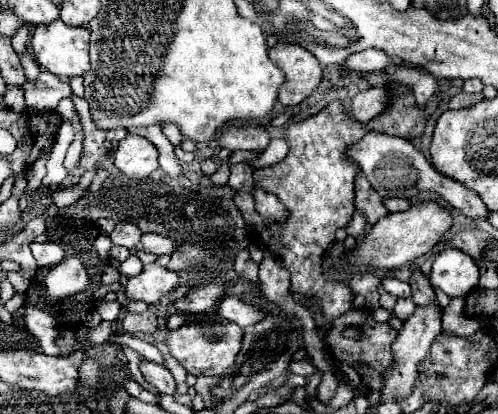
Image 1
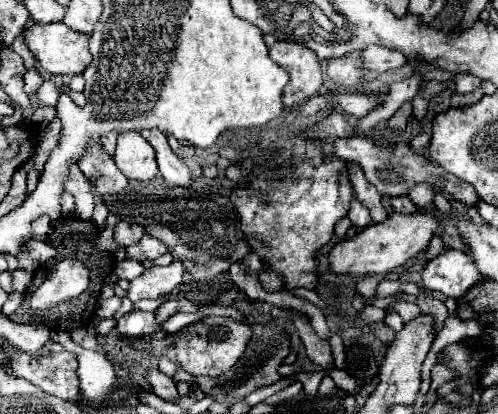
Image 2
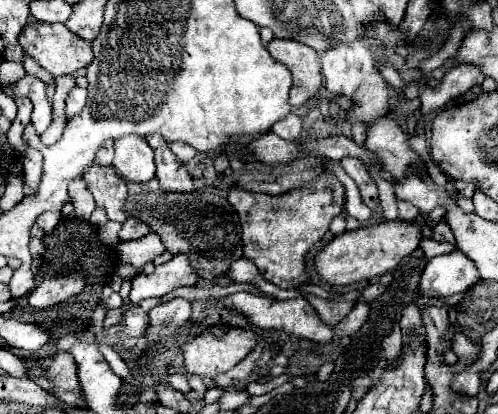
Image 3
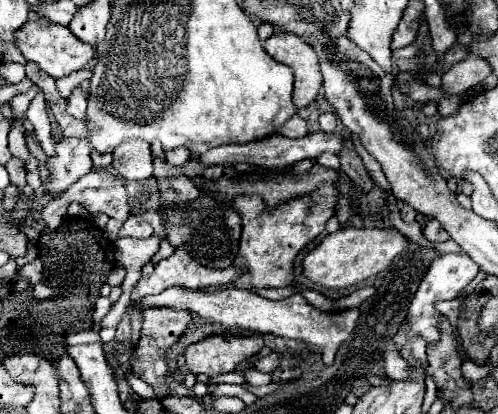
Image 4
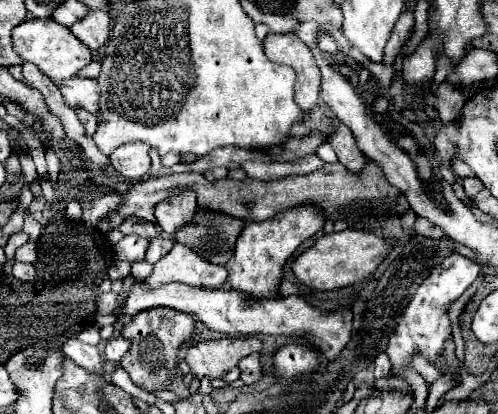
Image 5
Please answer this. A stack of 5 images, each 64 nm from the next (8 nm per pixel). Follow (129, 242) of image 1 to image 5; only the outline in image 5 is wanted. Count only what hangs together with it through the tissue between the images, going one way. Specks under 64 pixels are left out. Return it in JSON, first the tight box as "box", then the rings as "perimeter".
{"box":[108,216,157,245],"perimeter":[[[132,216],[132,218],[126,218],[116,230],[110,230],[108,238],[110,238],[110,244],[115,245],[120,238],[132,234],[151,240],[156,236],[157,231],[153,223]]]}

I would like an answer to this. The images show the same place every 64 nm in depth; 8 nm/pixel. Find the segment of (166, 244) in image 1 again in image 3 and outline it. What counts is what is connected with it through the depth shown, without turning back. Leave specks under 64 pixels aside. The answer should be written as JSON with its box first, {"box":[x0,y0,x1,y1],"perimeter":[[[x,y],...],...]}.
{"box":[116,232,164,270],"perimeter":[[[150,232],[146,238],[140,238],[140,240],[134,240],[134,242],[120,242],[116,252],[118,252],[118,258],[122,262],[128,262],[132,264],[136,270],[142,270],[142,266],[146,262],[152,262],[156,256],[160,256],[164,252],[164,244],[162,240]]]}

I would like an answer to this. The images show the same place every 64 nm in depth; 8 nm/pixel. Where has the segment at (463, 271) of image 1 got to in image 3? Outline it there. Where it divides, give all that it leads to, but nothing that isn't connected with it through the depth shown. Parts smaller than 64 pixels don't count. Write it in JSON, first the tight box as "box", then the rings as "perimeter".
{"box":[420,250,480,296],"perimeter":[[[455,250],[449,254],[439,255],[426,262],[426,268],[420,278],[420,288],[426,296],[452,296],[466,292],[480,280],[476,264],[464,256],[464,252]]]}

